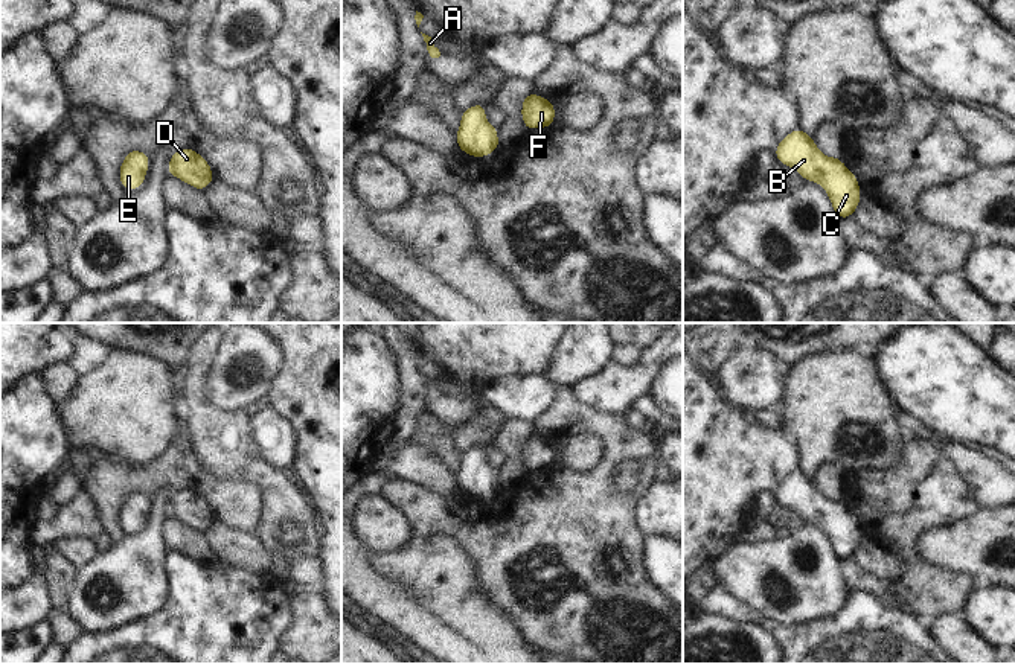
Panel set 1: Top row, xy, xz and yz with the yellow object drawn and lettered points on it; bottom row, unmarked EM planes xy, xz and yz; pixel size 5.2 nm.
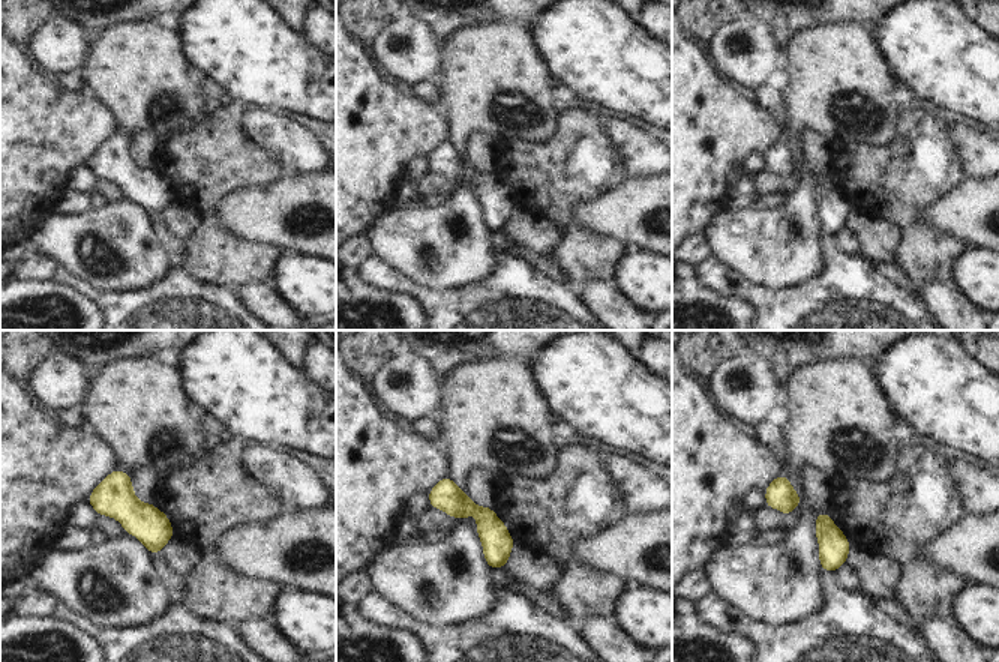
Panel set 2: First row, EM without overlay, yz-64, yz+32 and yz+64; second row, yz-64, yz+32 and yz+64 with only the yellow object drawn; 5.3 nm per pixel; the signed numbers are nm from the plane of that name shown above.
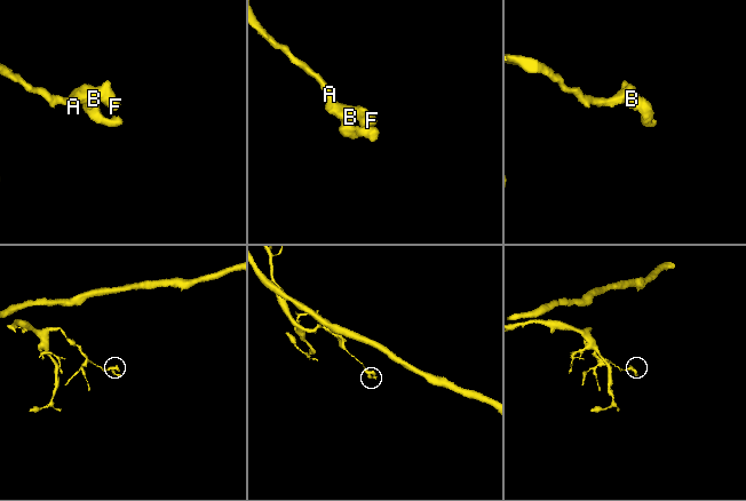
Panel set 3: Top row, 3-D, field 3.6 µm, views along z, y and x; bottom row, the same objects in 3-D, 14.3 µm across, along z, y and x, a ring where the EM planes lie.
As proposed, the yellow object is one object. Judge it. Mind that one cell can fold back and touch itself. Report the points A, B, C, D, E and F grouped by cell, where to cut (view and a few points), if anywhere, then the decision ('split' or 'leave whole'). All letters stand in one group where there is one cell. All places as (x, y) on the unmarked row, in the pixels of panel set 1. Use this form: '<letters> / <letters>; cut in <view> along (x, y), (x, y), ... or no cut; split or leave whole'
A B C D E F; no cut; leave whole

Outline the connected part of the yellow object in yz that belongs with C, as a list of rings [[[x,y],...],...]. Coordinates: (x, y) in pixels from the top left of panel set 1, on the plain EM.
[[[800,468],[774,489],[777,504],[796,510],[805,522],[823,525],[838,560],[855,556],[863,539],[860,524],[838,498],[824,498]]]

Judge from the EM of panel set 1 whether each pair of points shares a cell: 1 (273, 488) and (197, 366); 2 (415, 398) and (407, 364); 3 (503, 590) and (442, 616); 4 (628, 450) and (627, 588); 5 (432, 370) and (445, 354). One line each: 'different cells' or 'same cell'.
1: same cell
2: same cell
3: different cells
4: same cell
5: different cells

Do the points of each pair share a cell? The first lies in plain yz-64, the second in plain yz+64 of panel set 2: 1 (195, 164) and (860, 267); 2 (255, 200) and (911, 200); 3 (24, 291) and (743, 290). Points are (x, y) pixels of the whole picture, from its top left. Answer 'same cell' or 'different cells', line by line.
1: different cells
2: different cells
3: different cells

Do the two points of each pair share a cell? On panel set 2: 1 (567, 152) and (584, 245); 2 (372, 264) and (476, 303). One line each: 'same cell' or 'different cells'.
1: same cell
2: same cell

